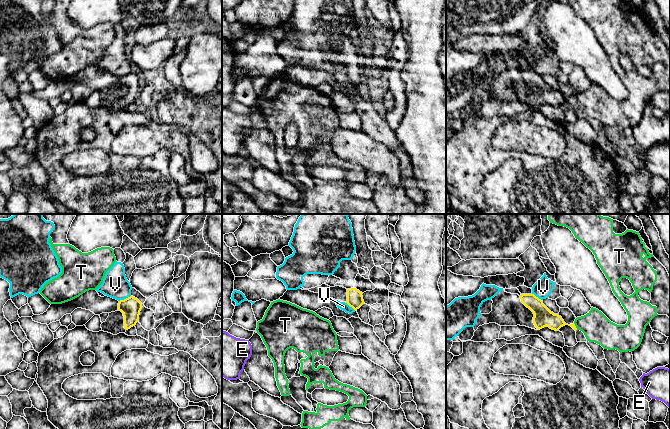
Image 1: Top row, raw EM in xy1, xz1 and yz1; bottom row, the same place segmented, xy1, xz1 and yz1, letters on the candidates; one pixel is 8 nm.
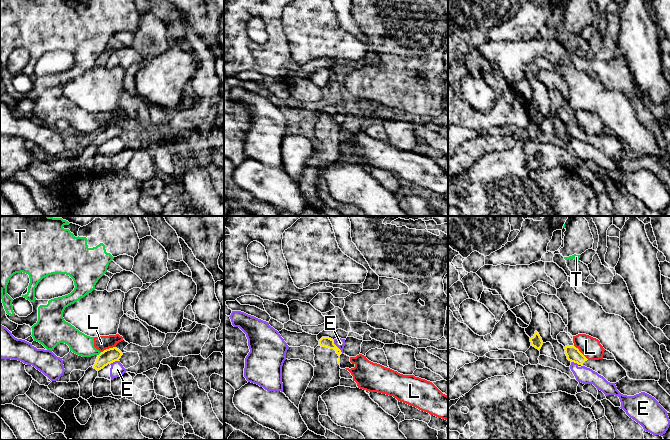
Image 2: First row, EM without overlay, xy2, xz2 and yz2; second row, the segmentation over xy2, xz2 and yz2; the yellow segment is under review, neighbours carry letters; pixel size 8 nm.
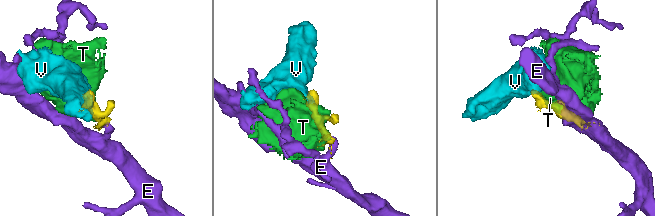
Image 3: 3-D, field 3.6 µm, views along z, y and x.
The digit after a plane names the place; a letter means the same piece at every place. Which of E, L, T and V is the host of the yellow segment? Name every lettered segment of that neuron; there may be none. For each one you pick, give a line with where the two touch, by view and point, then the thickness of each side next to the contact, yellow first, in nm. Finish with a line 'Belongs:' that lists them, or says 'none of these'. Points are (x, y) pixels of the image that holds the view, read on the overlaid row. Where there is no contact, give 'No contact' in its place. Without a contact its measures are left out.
Belongs: none of these

